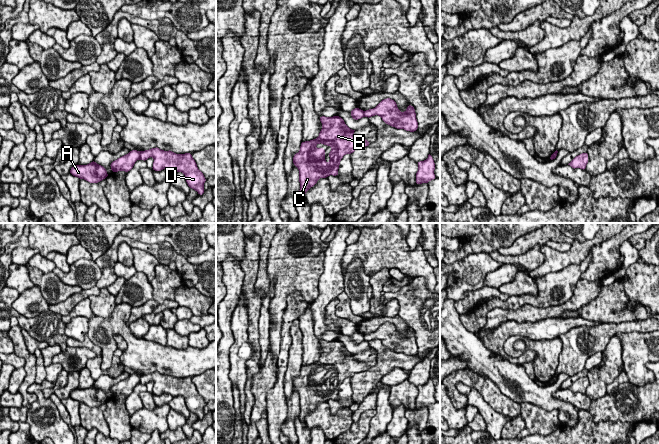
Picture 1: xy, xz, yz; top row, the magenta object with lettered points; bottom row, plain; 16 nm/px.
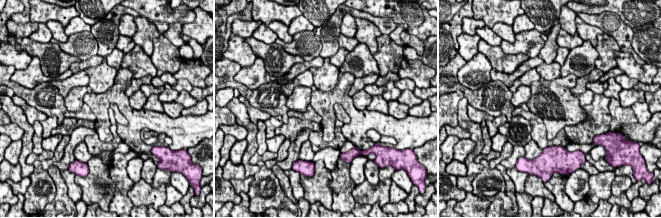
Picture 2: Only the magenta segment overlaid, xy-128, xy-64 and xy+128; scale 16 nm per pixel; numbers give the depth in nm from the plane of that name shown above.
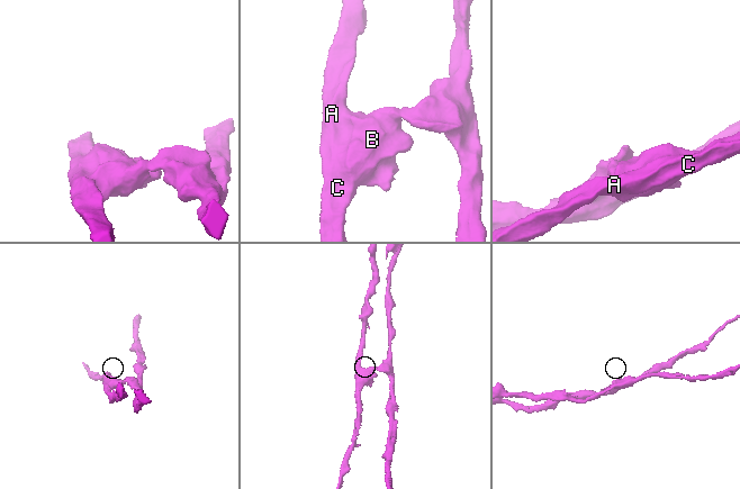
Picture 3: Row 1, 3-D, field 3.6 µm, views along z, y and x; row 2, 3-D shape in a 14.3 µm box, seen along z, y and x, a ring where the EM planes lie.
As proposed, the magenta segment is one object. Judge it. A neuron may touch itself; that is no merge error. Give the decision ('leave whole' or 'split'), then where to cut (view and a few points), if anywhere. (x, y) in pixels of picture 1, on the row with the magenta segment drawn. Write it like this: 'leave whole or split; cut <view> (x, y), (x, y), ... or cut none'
split; cut xy (139, 152), (140, 158)

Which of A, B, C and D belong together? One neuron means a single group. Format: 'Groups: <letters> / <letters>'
Groups: A B C / D

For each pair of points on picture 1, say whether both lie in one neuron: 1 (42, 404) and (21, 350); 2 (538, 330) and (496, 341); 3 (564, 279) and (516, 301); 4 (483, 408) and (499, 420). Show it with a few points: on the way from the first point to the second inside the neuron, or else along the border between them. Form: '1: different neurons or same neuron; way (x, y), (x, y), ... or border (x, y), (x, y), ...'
1: different neurons; border (34, 393), (36, 399), (29, 406)
2: same neuron; way (528, 330), (506, 331)
3: same neuron; way (552, 288), (540, 299), (528, 299)
4: same neuron; way (487, 412), (495, 420)

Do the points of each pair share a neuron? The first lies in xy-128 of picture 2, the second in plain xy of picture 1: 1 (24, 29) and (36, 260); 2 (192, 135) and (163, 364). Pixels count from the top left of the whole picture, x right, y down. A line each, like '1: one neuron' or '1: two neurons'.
1: two neurons
2: one neuron

